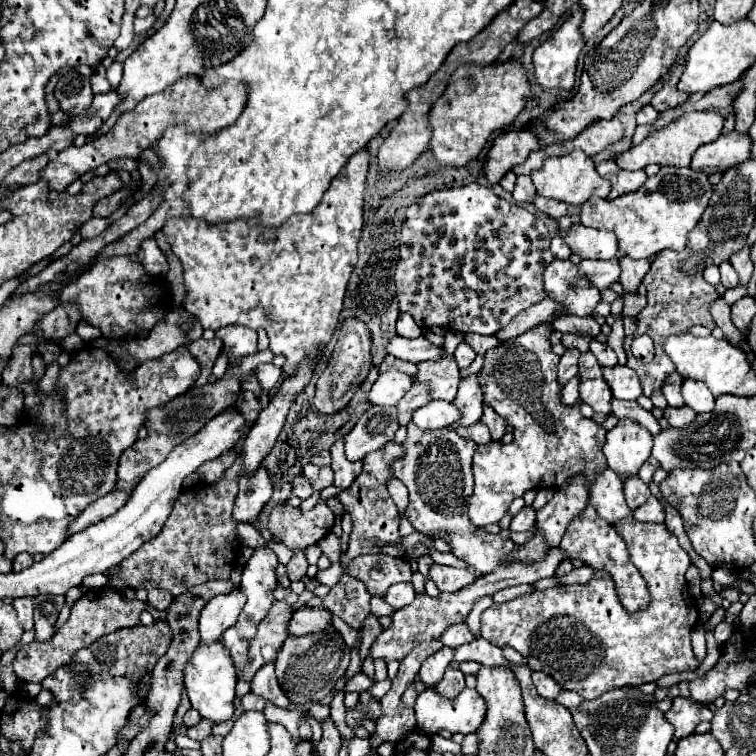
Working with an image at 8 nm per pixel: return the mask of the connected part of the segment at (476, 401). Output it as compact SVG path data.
M473 374L467 380L461 380L459 392L457 392L453 404L461 412L461 418L453 426L449 426L449 430L455 430L459 426L471 426L481 420L483 402L481 402L481 386L477 386L477 374Z

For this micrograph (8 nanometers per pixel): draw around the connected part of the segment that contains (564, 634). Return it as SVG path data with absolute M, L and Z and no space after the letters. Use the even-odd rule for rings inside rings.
M623 518L615 524L615 530L625 540L631 554L631 562L639 568L645 578L651 604L649 608L629 614L619 604L613 580L607 572L595 570L587 584L553 586L547 590L535 590L523 594L505 604L493 604L481 614L481 636L495 646L513 646L523 654L531 670L541 670L555 678L563 690L573 690L585 700L595 700L597 696L623 686L641 686L659 680L663 674L695 670L699 660L691 650L691 630L697 622L697 602L689 594L685 572L691 566L689 554L679 546L677 538L665 528L665 524L643 524L635 518Z

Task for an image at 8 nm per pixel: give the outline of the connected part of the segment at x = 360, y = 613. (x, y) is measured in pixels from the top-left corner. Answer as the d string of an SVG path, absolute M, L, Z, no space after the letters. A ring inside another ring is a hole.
M347 574L341 576L341 582L331 588L331 592L325 598L313 596L303 606L319 606L325 610L331 610L331 614L341 616L351 628L361 628L363 620L369 616L369 600L371 594L365 590L365 584L361 580L351 578Z

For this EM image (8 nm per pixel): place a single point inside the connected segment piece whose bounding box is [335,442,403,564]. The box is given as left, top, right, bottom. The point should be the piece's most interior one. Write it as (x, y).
(375, 518)

